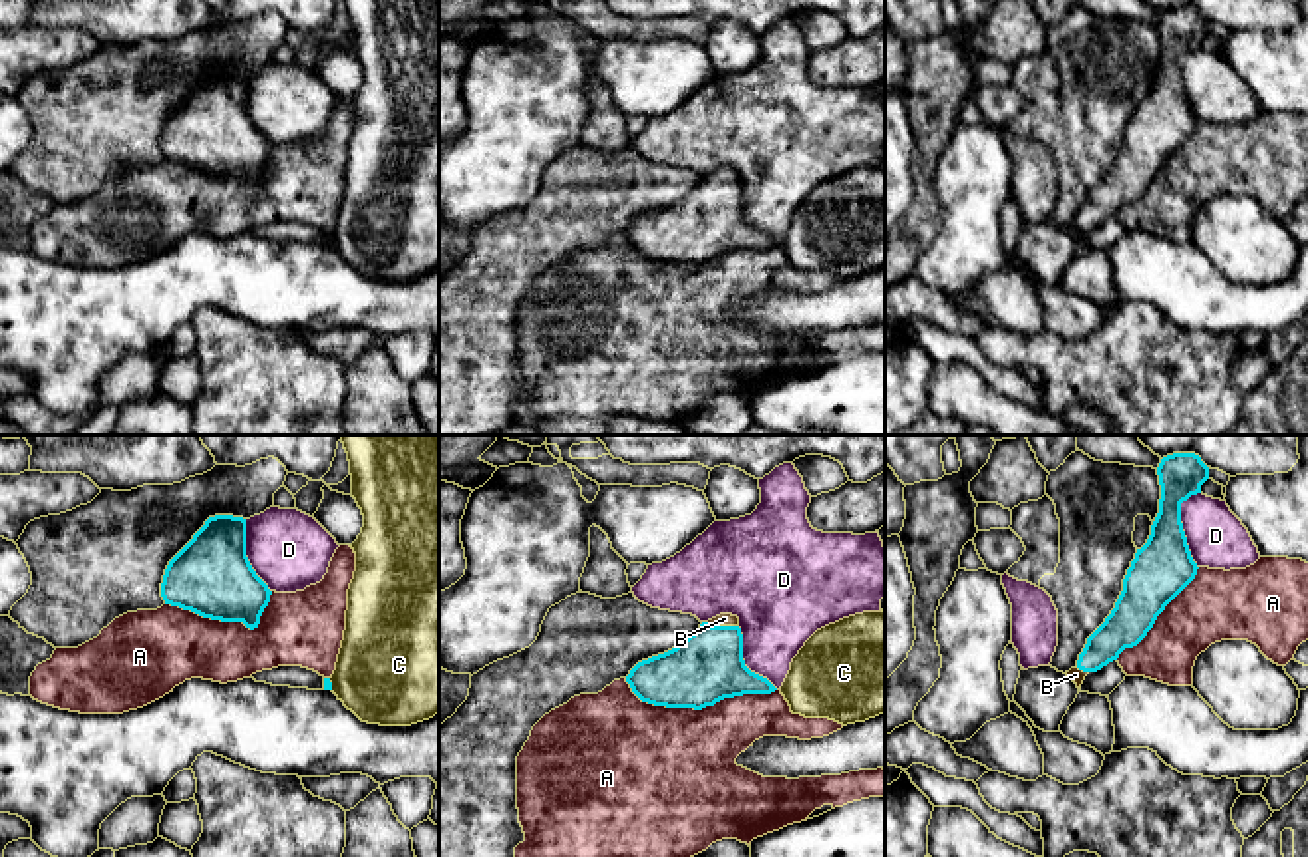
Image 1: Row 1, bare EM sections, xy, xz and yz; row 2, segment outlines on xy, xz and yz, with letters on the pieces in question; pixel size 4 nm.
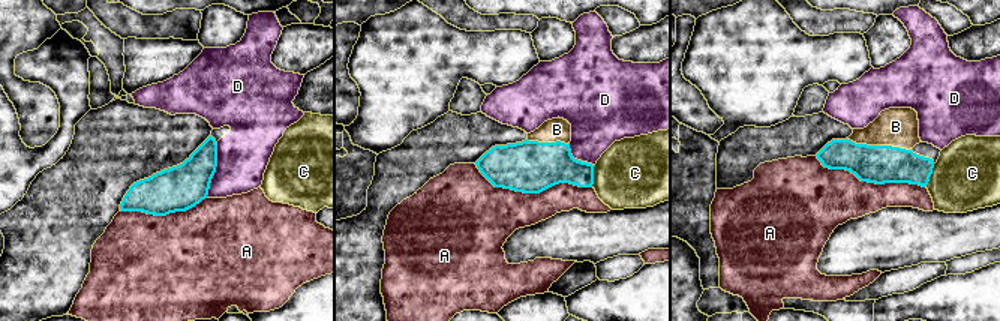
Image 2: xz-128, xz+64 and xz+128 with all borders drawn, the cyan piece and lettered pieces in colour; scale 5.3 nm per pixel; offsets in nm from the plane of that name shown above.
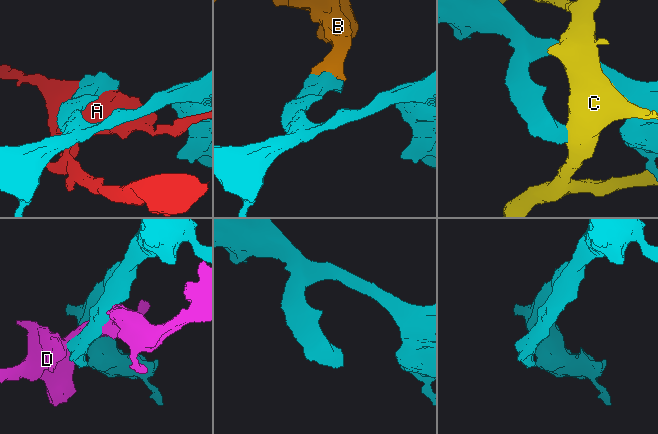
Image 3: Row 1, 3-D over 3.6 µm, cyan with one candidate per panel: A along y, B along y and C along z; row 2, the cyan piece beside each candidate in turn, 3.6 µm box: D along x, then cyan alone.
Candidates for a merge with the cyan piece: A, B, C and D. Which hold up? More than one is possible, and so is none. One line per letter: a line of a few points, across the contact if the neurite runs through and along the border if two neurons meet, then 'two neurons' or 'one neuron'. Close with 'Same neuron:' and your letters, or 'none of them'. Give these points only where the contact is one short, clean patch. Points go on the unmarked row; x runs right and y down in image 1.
A: two neurons
B: line xz (708, 221), (722, 191), (722, 181), (724, 173); one neuron
C: two neurons
D: two neurons
Same neuron: B

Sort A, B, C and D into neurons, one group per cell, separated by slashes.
A / B / C / D

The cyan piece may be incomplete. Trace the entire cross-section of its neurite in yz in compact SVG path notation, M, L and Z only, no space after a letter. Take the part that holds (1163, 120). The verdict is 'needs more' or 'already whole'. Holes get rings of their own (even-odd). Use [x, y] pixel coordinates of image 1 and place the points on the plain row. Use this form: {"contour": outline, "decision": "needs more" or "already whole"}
{"contour": "M1173 8L1157 22L1161 54L1147 97L1137 103L1123 145L1105 177L1087 193L1077 221L1065 227L1081 243L1089 227L1117 215L1153 183L1165 161L1195 133L1181 78L1181 58L1201 48L1209 22L1195 8Z", "decision": "needs more"}

